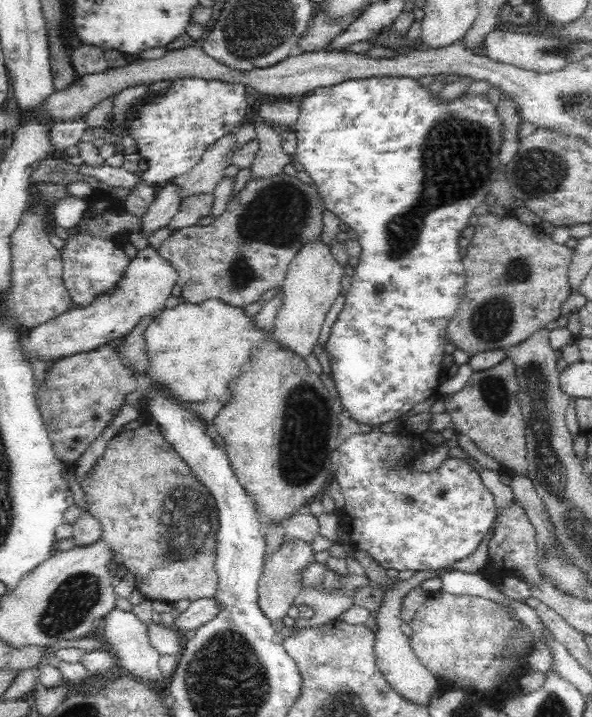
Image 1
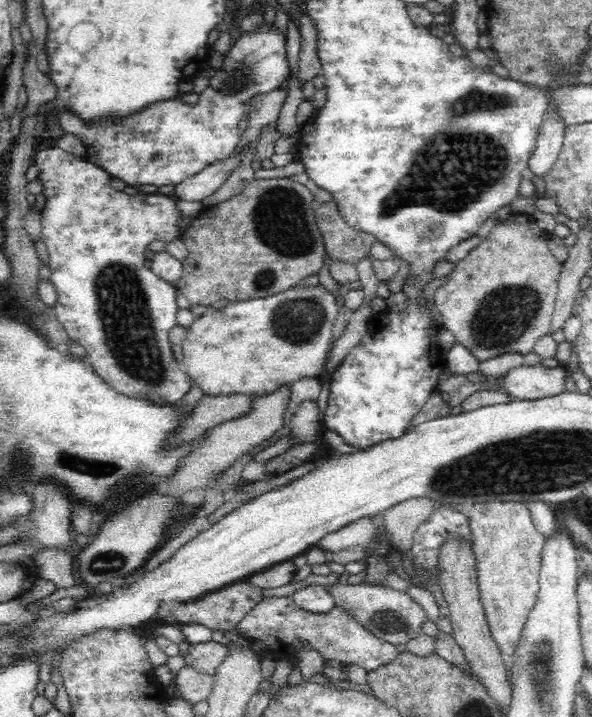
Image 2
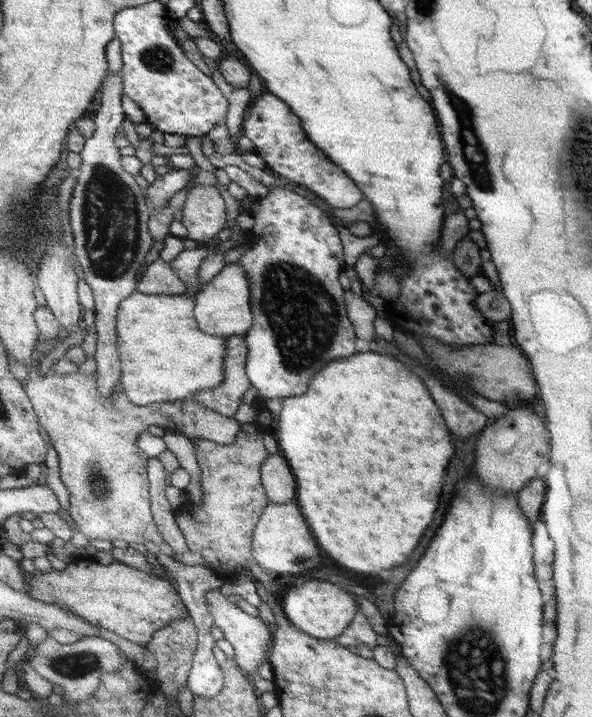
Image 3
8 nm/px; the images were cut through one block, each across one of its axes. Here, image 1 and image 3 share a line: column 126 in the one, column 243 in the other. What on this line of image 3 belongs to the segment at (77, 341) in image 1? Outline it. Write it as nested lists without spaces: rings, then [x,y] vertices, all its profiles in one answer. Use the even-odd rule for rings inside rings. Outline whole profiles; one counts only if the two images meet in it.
[[[227,263],[211,279],[201,286],[194,297],[194,316],[199,328],[208,335],[244,335],[251,326],[250,282],[246,270],[237,263]]]

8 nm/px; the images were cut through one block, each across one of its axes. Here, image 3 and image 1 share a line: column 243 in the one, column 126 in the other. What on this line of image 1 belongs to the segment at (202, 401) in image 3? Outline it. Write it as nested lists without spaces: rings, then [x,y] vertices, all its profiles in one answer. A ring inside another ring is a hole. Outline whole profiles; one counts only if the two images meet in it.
[[[158,312],[142,316],[138,324],[125,336],[122,348],[113,348],[104,344],[97,349],[64,357],[54,362],[48,370],[48,380],[44,388],[37,390],[36,399],[40,400],[38,408],[48,426],[49,438],[53,444],[56,458],[74,460],[82,456],[88,444],[108,425],[114,408],[124,404],[124,392],[138,388],[136,374],[145,373],[150,359],[146,354],[146,328],[154,322]],[[114,388],[114,392],[110,392]]]

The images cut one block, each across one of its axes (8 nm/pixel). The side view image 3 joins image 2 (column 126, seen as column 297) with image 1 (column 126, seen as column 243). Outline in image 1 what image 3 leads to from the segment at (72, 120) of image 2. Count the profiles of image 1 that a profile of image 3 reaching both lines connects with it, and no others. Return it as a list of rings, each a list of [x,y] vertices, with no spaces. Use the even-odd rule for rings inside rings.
[[[173,80],[174,84],[162,96],[157,96],[150,102],[141,104],[134,110],[134,116],[127,118],[122,128],[126,136],[136,142],[137,153],[147,164],[142,179],[148,185],[168,183],[194,166],[200,164],[206,150],[210,150],[220,138],[238,130],[246,122],[246,86],[242,84],[226,84],[218,80]]]

